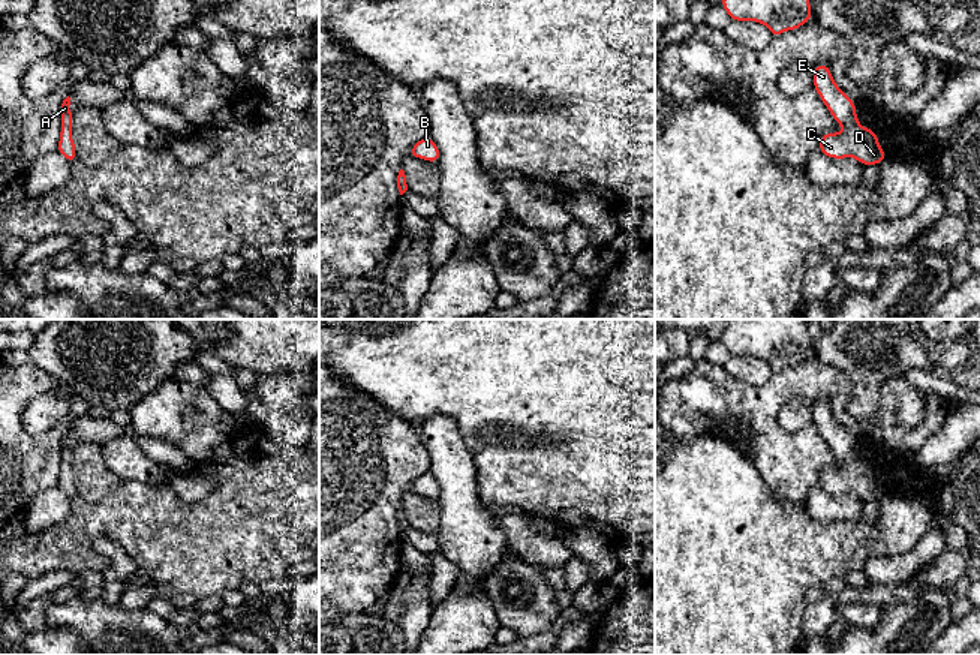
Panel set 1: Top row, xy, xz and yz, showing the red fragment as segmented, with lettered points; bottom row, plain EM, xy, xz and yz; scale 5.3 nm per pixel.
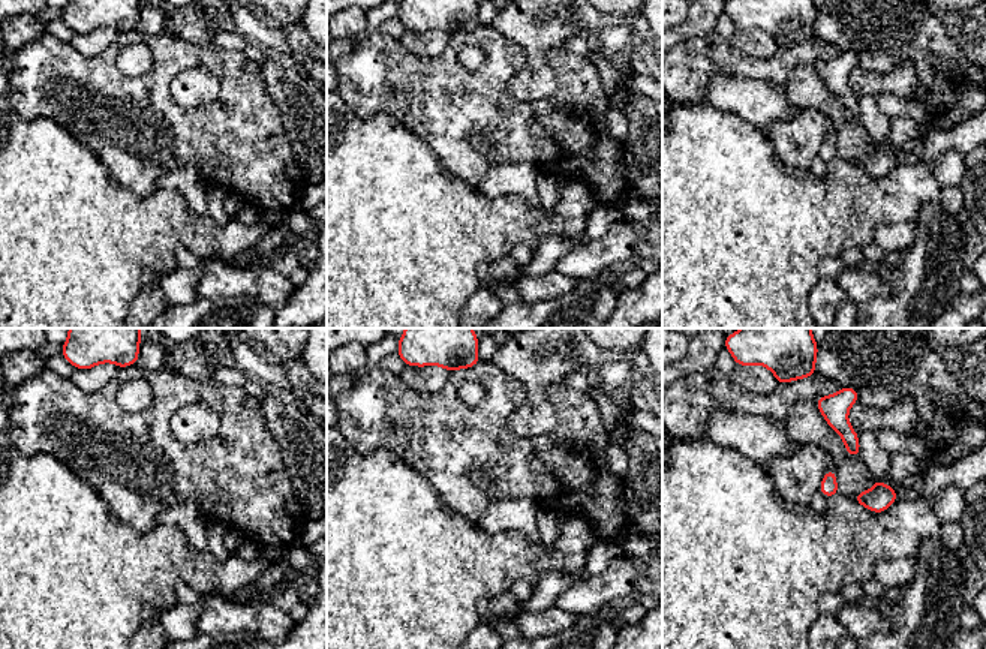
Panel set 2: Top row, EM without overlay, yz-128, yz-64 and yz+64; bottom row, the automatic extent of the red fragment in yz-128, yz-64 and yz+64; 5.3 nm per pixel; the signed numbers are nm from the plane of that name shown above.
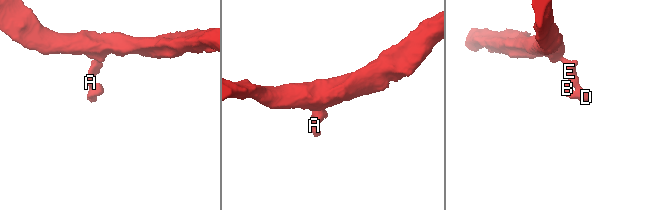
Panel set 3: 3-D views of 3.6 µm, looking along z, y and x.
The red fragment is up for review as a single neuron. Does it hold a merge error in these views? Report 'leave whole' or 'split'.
leave whole

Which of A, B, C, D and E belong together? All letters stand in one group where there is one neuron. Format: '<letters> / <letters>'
A B C D E

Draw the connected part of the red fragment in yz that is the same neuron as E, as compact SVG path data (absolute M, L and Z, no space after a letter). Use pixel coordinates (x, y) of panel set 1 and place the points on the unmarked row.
M815 402L812 415L829 448L845 465L842 469L824 469L818 486L830 495L856 493L863 502L881 501L887 490L878 478L877 468L859 459L856 439L836 421L830 402Z

